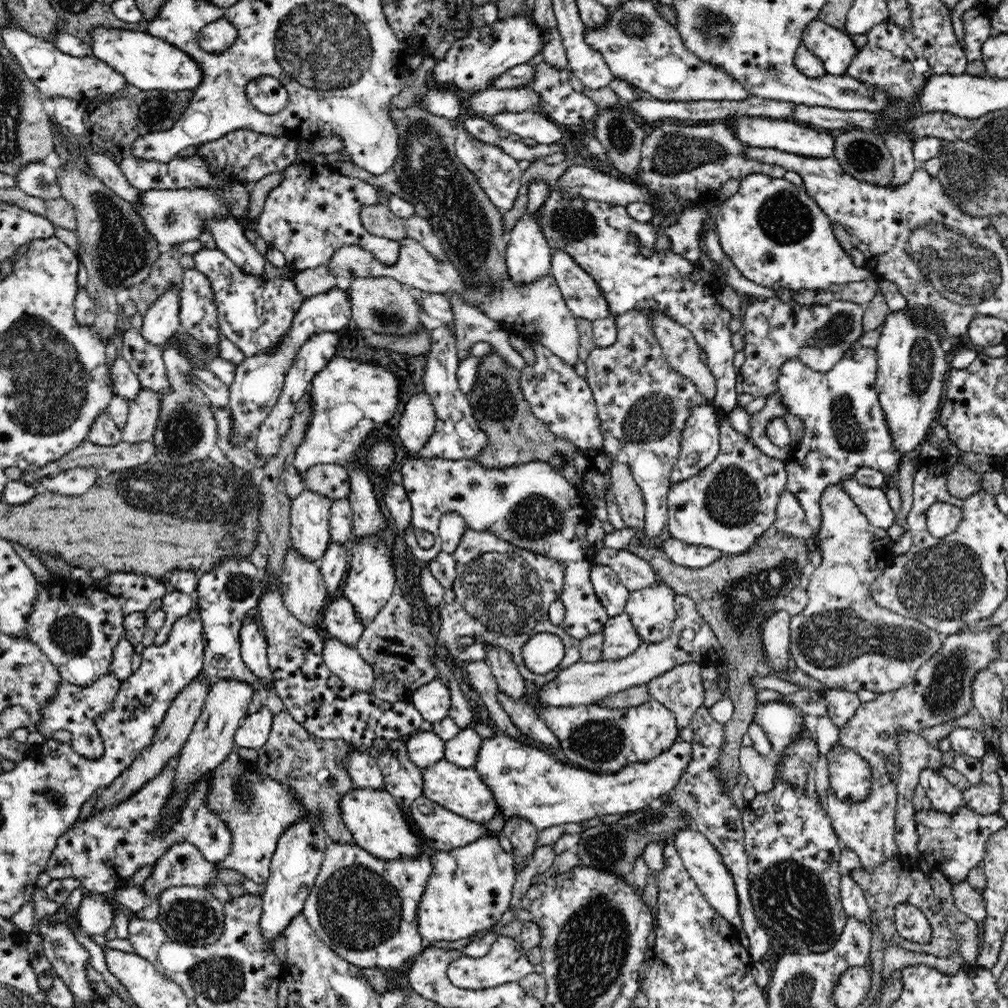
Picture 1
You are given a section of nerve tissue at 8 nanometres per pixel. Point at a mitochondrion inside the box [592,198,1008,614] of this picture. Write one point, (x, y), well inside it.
(949, 261)

